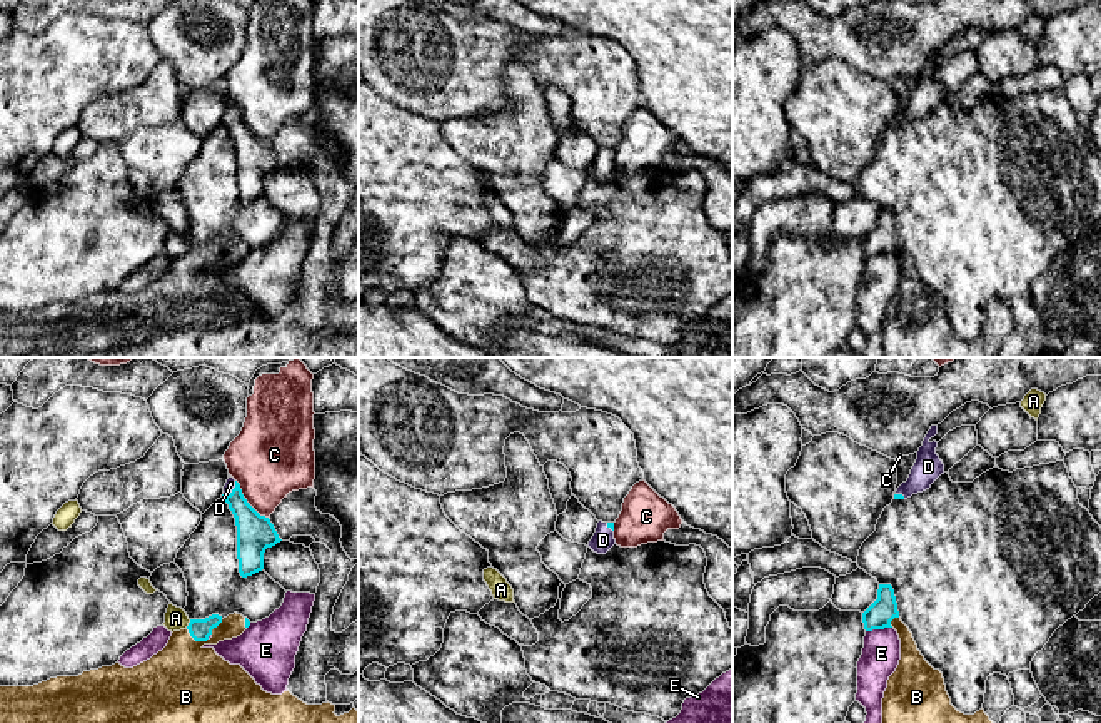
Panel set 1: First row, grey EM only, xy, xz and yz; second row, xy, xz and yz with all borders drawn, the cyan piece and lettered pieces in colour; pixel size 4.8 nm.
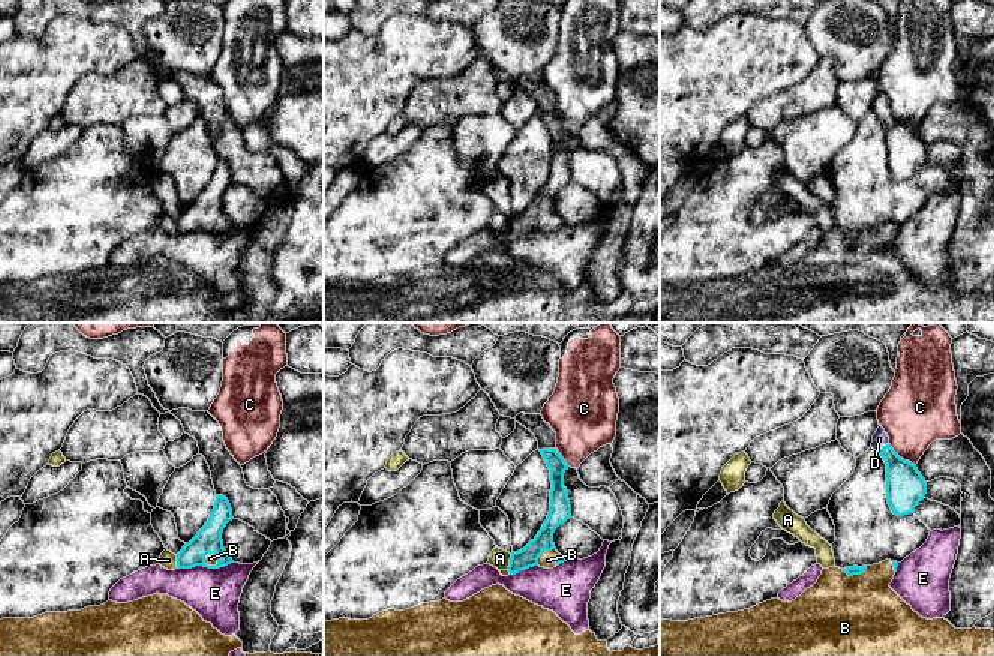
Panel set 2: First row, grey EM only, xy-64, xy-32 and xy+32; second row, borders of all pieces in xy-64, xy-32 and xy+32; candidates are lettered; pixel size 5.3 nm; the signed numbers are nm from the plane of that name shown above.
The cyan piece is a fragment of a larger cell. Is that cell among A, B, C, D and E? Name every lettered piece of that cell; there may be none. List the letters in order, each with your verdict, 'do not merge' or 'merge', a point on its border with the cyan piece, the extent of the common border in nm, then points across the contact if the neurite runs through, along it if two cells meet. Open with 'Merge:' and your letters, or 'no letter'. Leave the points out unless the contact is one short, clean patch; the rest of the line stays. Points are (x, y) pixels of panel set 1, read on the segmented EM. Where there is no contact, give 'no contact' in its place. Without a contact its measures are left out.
Merge: B, D
A: do not merge; contact xy (189, 623); length 50 nm; border xy (191, 620), (186, 626)
B: merge; contact xy (196, 640); length 130 nm; way xy (201, 630), (196, 640), (184, 652), (184, 683)
C: do not merge; contact xy (246, 501); length 240 nm; border xy (236, 480), (242, 496), (267, 518)
D: merge; contact xy (232, 490); length 90 nm; way xy (256, 533), (237, 505), (232, 490), (231, 483)
E: do not merge; contact yz (878, 628); length 130 nm; border yz (891, 626), (866, 631)

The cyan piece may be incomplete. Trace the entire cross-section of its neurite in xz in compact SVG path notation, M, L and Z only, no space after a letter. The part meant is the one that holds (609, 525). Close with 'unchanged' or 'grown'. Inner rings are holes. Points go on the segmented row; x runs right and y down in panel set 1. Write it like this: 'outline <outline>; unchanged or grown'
outline M599 521L596 533L587 546L597 554L606 554L614 544L614 523Z; grown

